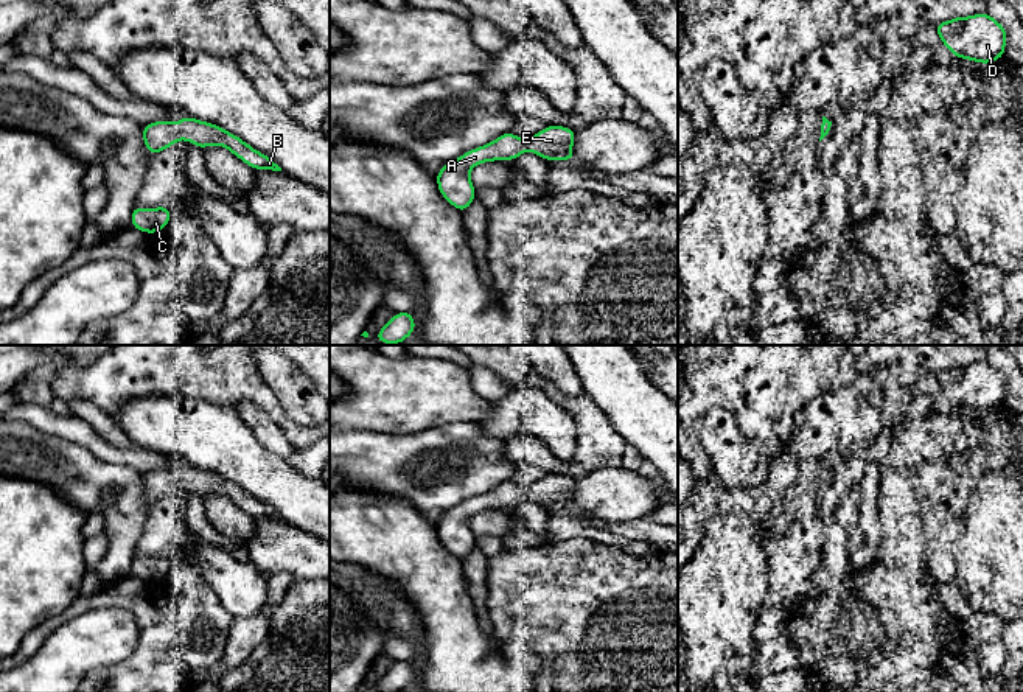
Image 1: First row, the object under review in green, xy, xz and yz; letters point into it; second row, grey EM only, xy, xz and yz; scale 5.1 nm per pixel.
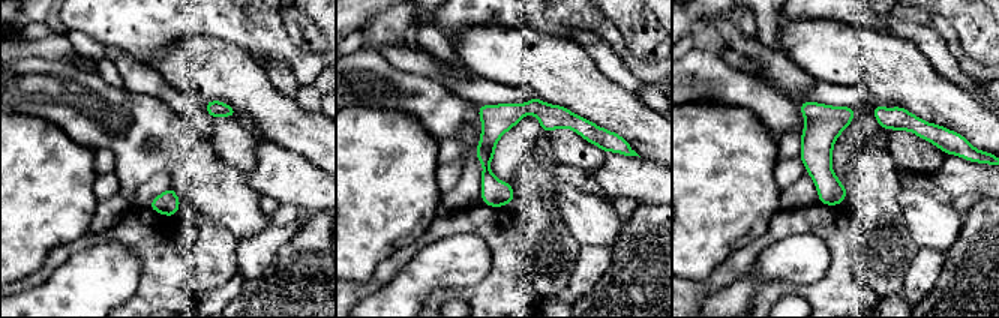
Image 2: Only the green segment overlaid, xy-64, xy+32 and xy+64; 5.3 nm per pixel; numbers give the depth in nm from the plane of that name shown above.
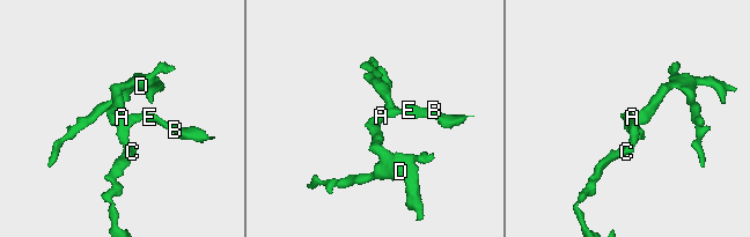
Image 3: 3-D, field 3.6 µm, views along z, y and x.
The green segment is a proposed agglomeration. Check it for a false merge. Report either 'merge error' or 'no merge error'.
no merge error

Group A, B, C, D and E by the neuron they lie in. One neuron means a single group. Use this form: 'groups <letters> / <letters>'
groups A B C D E

